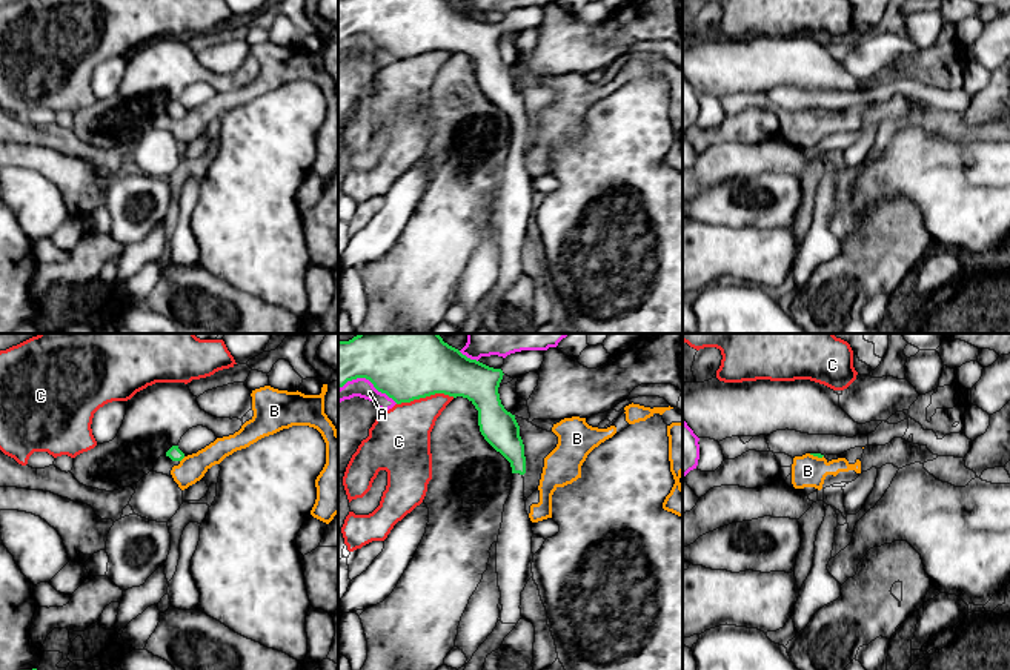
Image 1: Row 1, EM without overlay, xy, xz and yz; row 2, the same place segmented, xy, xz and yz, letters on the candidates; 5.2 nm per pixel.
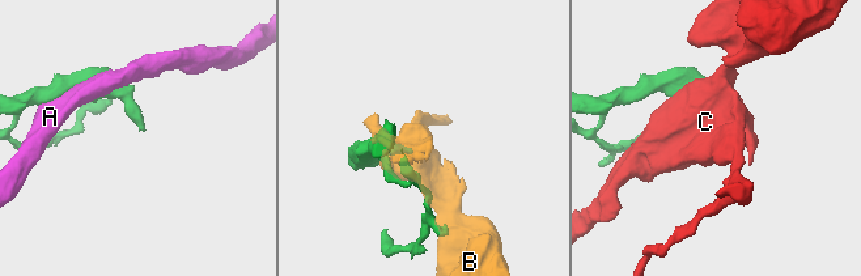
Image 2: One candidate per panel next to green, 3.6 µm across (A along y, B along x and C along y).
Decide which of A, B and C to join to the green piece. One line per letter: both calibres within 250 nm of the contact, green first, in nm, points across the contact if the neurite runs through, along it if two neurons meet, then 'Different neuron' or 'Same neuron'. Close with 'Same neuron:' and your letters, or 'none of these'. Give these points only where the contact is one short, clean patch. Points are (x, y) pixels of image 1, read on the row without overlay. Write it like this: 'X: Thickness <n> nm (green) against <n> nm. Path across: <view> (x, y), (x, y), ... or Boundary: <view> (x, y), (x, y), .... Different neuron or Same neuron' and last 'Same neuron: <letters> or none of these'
A: Thickness 300 nm (green) against 100 nm. Different neuron
B: Thickness 70 nm (green) against 140 nm. Boundary: xy (185, 112), (180, 117). Different neuron
C: Thickness 300 nm (green) against 320 nm. Boundary: xz (454, 53), (431, 49), (397, 60). Different neuron
Same neuron: none of these

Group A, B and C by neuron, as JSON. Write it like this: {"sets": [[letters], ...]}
{"sets": [["A"], ["B"], ["C"]]}

